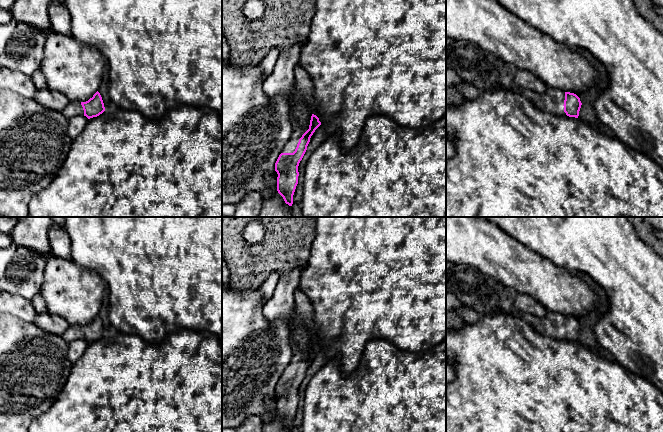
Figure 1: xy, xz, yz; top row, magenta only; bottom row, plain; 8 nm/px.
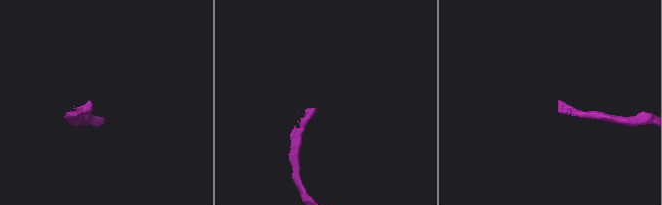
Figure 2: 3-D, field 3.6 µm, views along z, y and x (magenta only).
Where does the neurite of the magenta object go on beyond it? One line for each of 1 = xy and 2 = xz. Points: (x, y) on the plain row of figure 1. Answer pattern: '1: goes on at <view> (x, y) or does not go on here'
1: goes on at xy (72, 333)
2: goes on at xz (298, 355)

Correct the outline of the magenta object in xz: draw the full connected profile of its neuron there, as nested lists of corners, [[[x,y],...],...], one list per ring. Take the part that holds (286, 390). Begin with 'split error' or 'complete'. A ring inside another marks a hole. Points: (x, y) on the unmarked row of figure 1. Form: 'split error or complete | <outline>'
split error | [[[290,328],[290,344],[293,357],[275,387],[275,395],[278,398],[277,415],[285,427],[292,430],[293,419],[298,408],[299,387],[307,374],[311,360],[321,349],[321,346],[316,339],[312,338],[309,353],[306,355],[295,340],[292,328]]]

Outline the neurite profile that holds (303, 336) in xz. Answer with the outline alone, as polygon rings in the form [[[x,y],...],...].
[[[293,307],[291,310],[289,326],[290,328],[293,329],[295,340],[299,344],[301,351],[307,355],[309,353],[311,340],[313,338],[311,330],[310,330],[310,325],[309,324],[304,324],[304,325],[299,324],[296,321],[296,315],[297,315],[296,309],[295,307]]]

